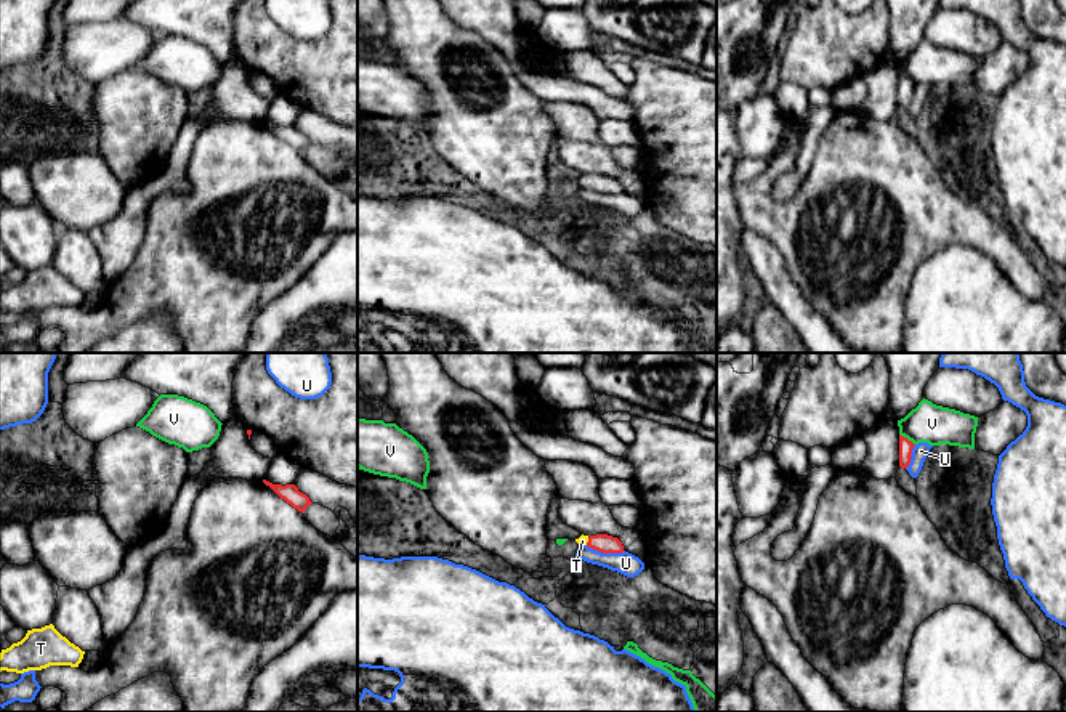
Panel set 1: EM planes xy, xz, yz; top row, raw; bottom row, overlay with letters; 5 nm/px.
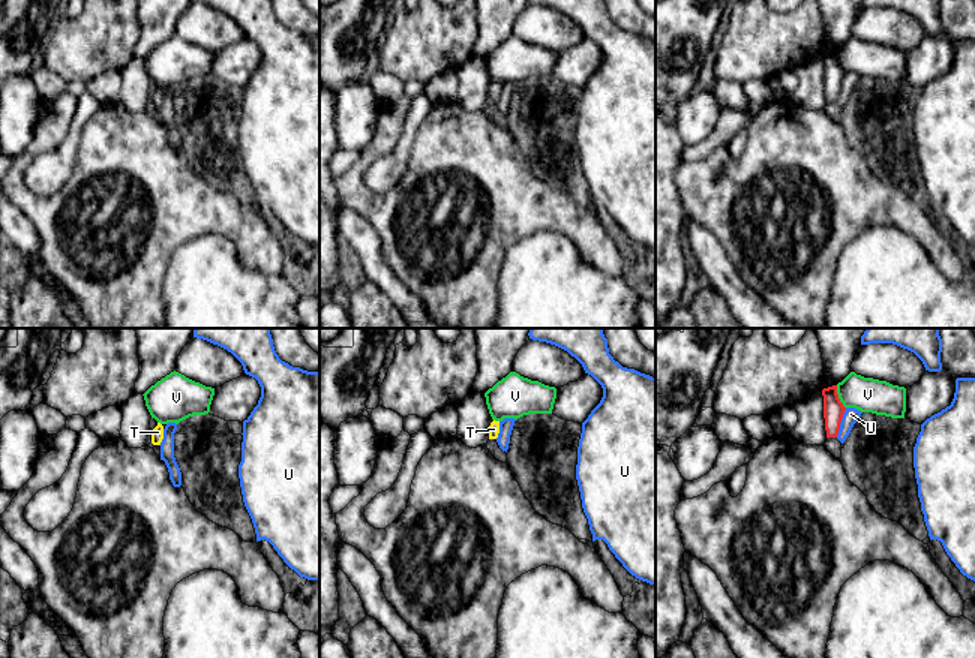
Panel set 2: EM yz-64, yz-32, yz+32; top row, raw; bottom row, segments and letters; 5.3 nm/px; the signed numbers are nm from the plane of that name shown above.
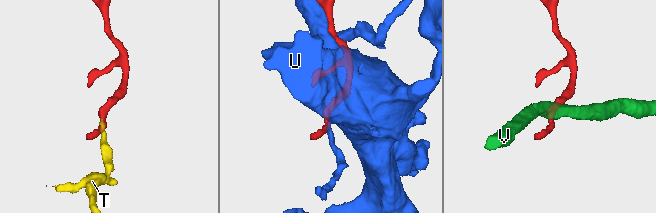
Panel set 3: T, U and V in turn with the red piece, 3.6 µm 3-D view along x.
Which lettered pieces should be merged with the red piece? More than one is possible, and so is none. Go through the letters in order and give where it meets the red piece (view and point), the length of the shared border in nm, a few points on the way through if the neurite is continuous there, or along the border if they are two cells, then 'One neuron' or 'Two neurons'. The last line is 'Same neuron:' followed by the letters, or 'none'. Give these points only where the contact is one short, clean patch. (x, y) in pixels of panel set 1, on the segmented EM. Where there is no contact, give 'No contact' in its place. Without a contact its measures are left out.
T: Touches red at xz (589, 541). Shared border 40 nm. Path across: xz (606, 544), (589, 541), (582, 541). One neuron
U: Touches red at xz (605, 552). Shared border 200 nm. Two neurons
V: Touches red at yz (906, 438). Shared border 100 nm. Boundary: yz (900, 433), (914, 444). Two neurons
Same neuron: T

